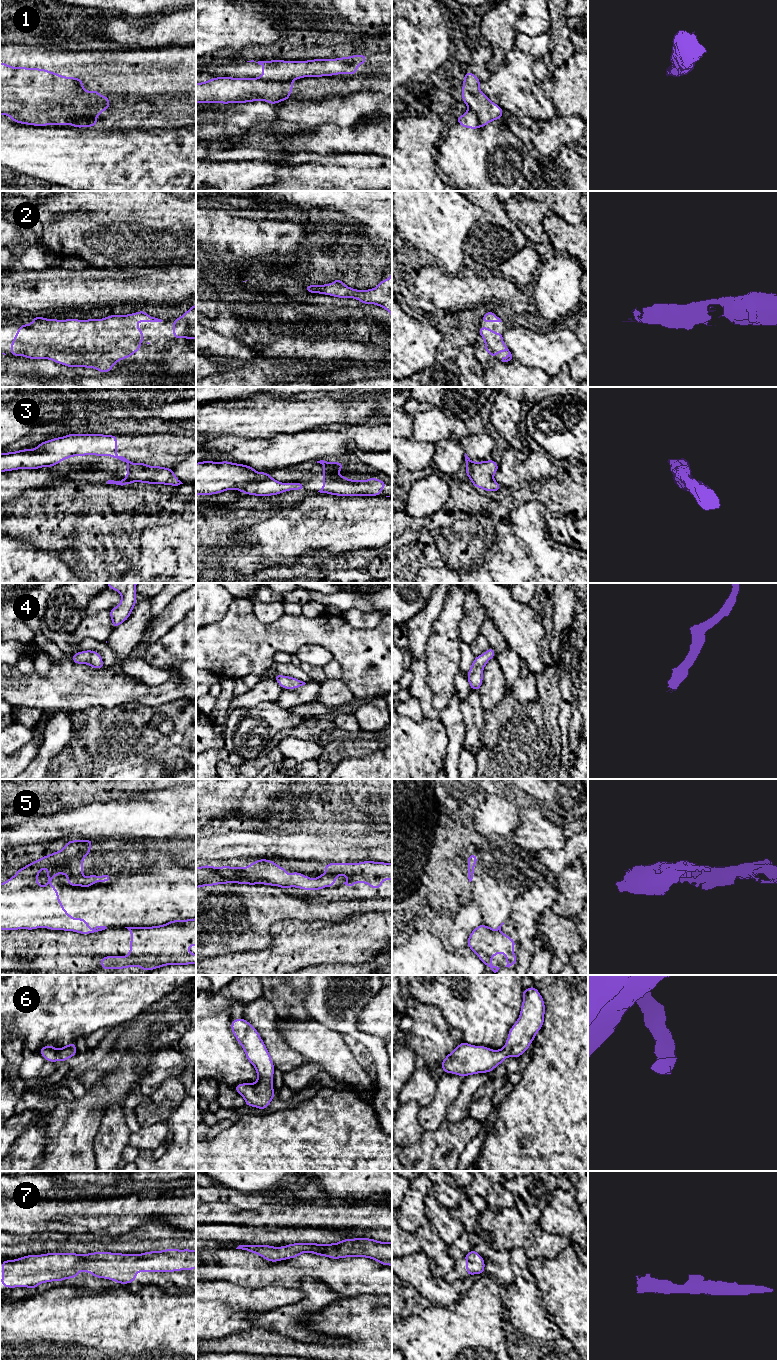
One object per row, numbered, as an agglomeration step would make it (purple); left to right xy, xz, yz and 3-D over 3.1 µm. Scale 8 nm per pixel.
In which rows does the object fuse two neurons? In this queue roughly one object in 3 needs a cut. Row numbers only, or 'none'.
1, 3, 5

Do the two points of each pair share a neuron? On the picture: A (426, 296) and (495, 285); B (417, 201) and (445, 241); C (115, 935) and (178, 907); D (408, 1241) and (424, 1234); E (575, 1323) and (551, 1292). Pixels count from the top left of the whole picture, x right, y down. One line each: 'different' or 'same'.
A: same
B: same
C: different
D: different
E: same

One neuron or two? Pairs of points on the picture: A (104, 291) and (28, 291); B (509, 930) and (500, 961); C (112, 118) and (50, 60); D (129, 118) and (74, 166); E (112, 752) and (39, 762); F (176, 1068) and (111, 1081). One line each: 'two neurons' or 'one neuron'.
A: one neuron
B: one neuron
C: one neuron
D: two neurons
E: two neurons
F: two neurons

